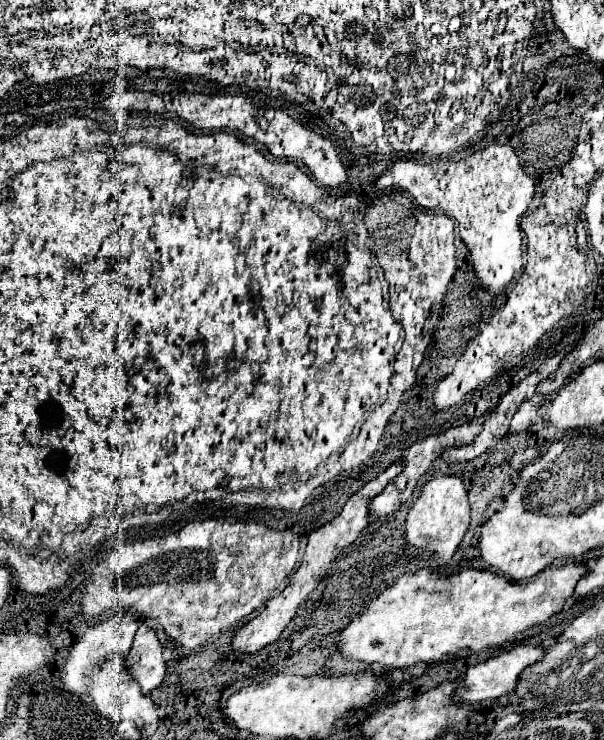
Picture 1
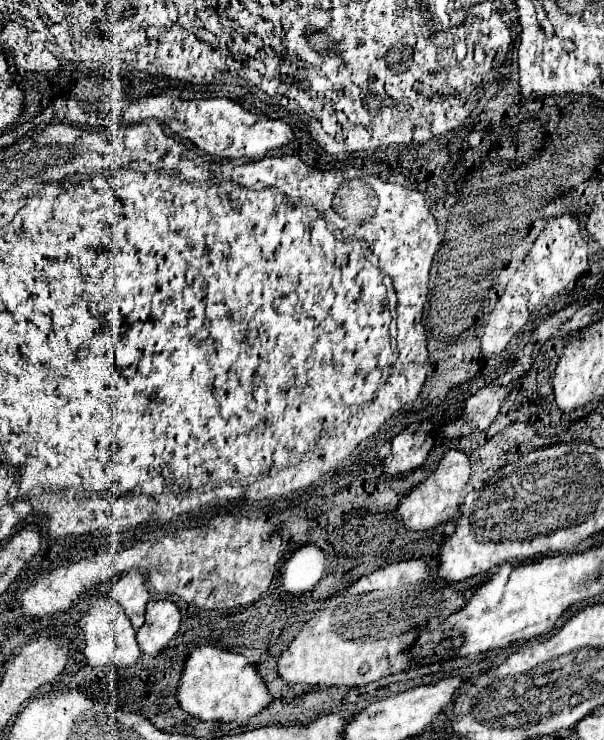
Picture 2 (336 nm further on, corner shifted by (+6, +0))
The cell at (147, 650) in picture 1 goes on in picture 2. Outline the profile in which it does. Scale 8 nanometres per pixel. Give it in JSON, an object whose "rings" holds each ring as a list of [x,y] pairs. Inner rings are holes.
{"rings":[[[150,600],[146,606],[146,622],[136,632],[138,646],[148,656],[158,656],[180,628],[182,614],[170,600]]]}

